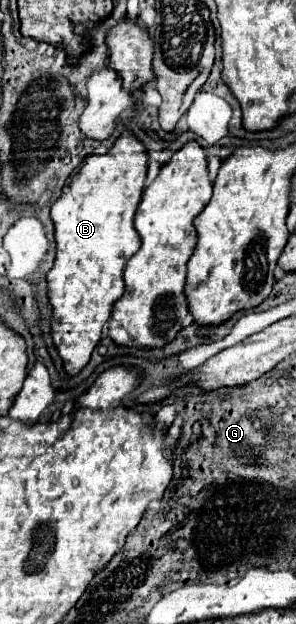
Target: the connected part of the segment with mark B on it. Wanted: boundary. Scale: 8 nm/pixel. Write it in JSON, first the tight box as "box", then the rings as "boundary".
{"box":[48,131,148,375],"boundary":[[[124,131],[106,155],[88,155],[74,171],[74,179],[64,185],[60,199],[52,205],[52,221],[56,227],[56,261],[48,273],[48,297],[54,309],[52,339],[64,359],[68,375],[76,375],[90,359],[100,341],[102,327],[110,319],[112,305],[124,293],[122,273],[126,261],[140,249],[140,237],[134,229],[134,211],[140,203],[148,169],[148,151],[144,143],[130,131]]]}

